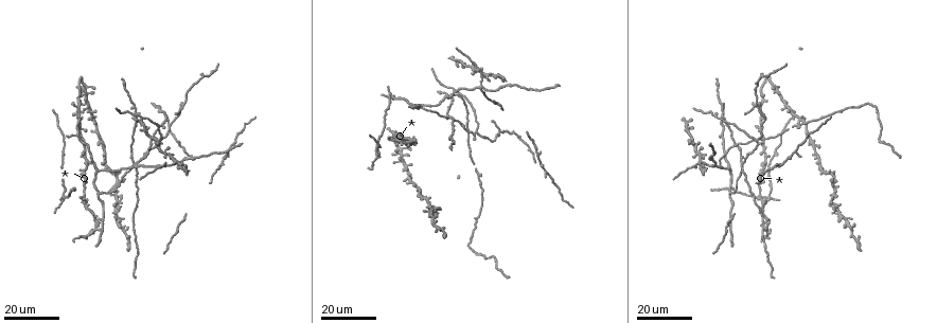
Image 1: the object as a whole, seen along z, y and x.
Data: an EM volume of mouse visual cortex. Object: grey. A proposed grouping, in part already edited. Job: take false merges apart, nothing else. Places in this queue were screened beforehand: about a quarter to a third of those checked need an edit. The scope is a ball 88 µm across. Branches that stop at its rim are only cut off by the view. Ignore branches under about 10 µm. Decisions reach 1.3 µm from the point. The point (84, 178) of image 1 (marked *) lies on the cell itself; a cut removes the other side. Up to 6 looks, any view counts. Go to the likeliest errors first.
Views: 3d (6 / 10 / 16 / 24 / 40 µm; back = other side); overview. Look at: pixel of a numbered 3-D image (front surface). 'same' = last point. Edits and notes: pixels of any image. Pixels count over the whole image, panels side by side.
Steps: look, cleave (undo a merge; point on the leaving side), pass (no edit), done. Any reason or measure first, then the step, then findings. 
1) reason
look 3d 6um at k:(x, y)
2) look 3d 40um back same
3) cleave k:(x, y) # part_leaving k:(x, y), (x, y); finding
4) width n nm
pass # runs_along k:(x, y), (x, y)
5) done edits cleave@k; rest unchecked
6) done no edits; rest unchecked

four-way junction
look 3d 16um at 1:(742, 162)

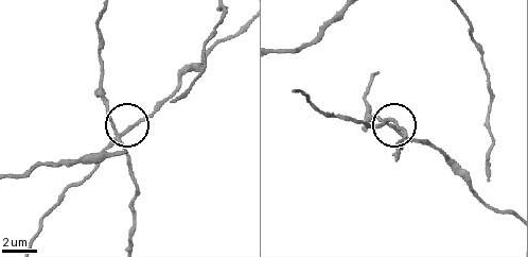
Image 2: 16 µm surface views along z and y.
look 3d 6um at 2:(118, 138)

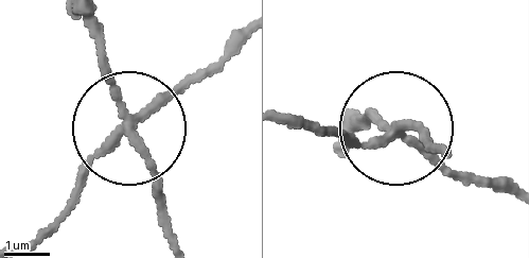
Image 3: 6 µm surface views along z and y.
other side
look 3d 6um back at 3:(398, 136)

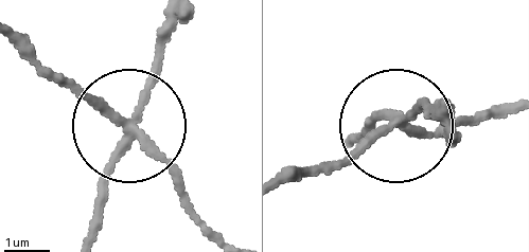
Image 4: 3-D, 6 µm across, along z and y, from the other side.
width 200 nm
cleave 4:(101, 188) # part_leaving 4:(126, 126), (92, 236); two cells meet here

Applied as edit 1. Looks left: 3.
thick turns thin
look 3d 16um at 1:(767, 197)

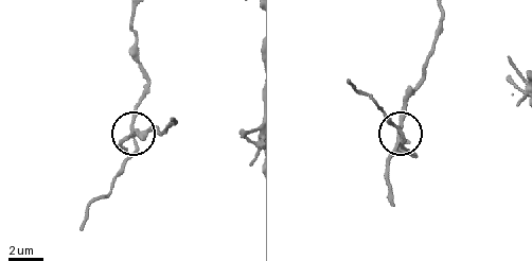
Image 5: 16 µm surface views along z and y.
look 3d 6um same

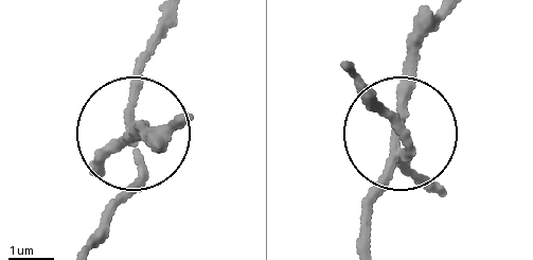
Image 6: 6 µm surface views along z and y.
other side
look 3d 6um back same

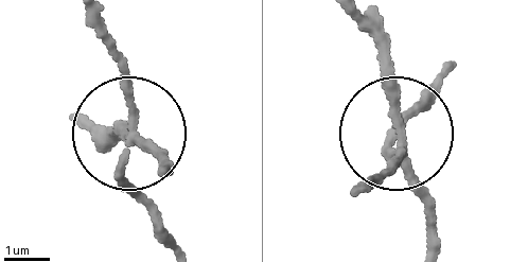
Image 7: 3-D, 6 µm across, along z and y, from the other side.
cleave 7:(433, 206) # part_leaving 7:(402, 142), (379, 20); two cells meet here

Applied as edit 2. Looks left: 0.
done edits cleave@4, cleave@7; rest unchecked

